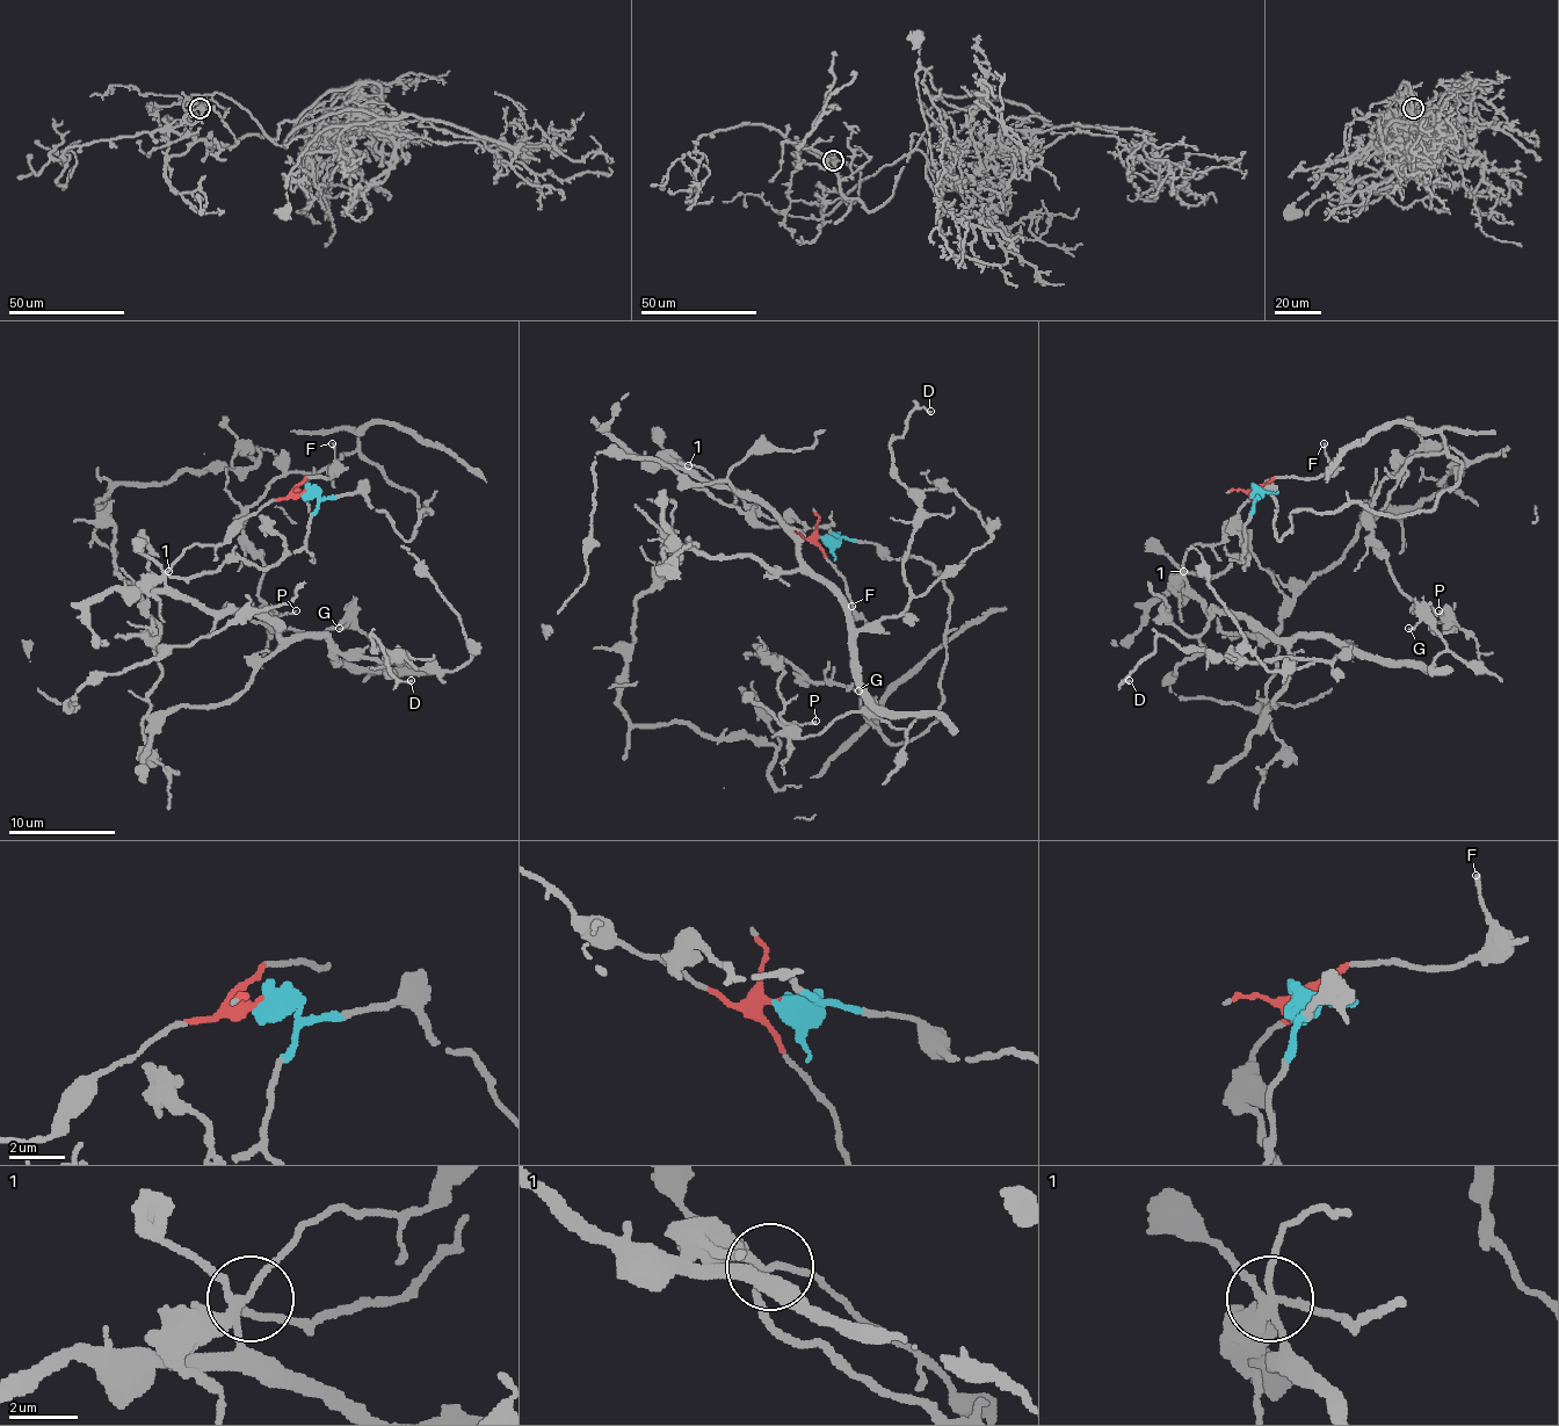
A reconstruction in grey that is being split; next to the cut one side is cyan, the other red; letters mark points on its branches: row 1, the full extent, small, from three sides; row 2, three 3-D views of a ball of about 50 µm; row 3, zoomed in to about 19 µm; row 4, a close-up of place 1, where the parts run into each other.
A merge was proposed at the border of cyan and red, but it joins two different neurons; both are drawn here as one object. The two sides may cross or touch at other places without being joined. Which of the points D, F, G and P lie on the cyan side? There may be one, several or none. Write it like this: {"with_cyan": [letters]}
{"with_cyan": ["P"]}

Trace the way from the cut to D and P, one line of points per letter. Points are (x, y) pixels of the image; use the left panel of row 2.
D: (304, 490), (193, 543), (166, 584), (283, 637), (398, 658), (371, 637), (411, 679)
P: (304, 493), (361, 493), (411, 538), (429, 512), (357, 453), (283, 471), (244, 543), (259, 610), (297, 610)

